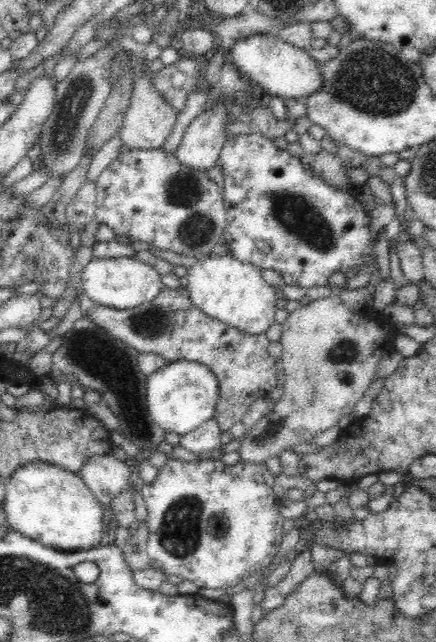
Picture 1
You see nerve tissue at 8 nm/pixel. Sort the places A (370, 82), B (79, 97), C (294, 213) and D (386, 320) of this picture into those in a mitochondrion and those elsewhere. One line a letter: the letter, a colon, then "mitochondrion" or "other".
A: mitochondrion
B: mitochondrion
C: mitochondrion
D: other

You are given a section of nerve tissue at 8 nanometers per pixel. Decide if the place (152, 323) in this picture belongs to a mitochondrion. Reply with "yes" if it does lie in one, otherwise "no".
yes

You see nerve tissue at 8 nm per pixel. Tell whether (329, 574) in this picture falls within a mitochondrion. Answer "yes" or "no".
no

